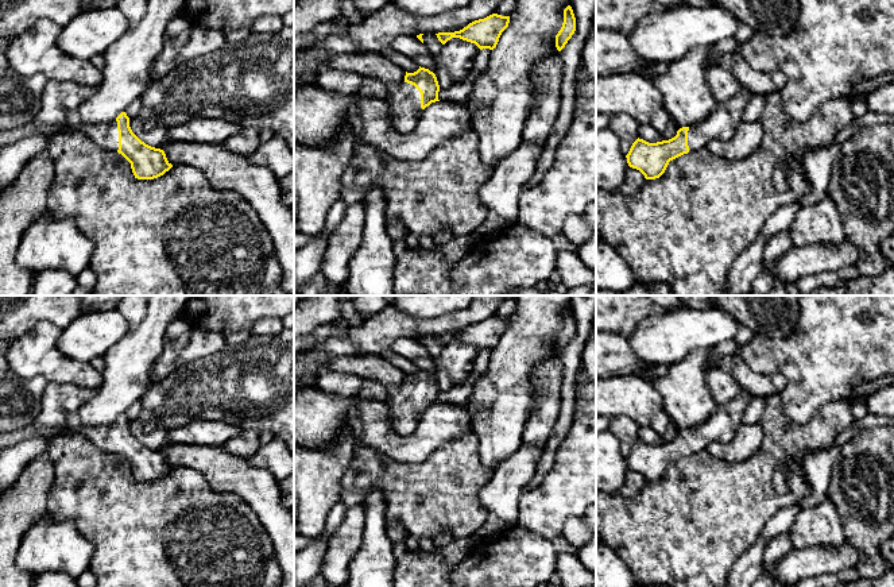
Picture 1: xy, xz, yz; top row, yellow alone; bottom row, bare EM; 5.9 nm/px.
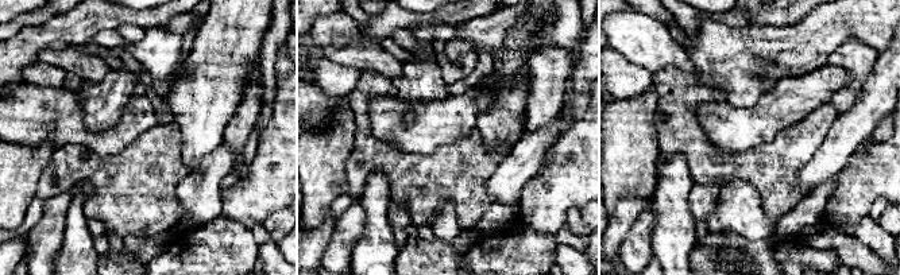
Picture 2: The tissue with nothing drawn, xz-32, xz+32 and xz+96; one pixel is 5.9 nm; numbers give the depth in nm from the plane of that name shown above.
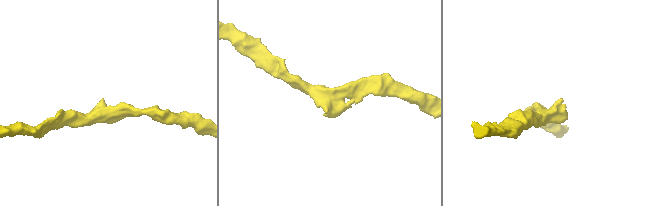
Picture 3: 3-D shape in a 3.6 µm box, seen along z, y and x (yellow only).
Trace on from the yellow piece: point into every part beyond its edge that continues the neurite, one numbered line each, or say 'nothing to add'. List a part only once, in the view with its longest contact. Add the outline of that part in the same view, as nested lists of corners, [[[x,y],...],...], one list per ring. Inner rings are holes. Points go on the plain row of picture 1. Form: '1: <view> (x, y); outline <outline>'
1: xz (405, 402); outline [[[411,386],[392,387],[386,402],[390,409],[392,429],[402,436],[413,433],[417,428],[421,410],[421,395]]]

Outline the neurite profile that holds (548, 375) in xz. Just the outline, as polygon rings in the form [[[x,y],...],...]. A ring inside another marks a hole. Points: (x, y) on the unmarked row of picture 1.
[[[560,356],[541,362],[533,371],[534,409],[526,424],[522,443],[545,445],[560,416],[562,363]]]

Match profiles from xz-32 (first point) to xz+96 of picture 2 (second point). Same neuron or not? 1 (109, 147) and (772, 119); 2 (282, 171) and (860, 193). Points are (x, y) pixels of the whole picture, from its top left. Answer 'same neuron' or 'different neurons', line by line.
1: same neuron
2: same neuron

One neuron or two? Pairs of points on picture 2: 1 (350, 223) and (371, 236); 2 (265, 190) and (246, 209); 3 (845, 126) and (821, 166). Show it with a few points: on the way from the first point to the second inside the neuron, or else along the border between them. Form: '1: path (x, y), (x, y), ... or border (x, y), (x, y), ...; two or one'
1: border (360, 200), (364, 225), (354, 247), (351, 260); two
2: path (261, 194), (250, 205); one
3: path (845, 135), (830, 157); one

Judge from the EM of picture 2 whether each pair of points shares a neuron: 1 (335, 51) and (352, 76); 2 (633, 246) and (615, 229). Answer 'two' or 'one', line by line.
1: two
2: two

